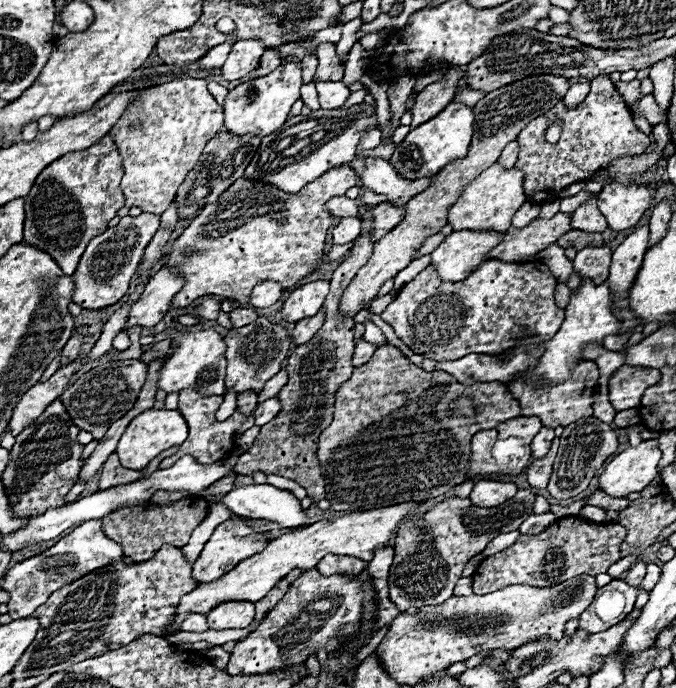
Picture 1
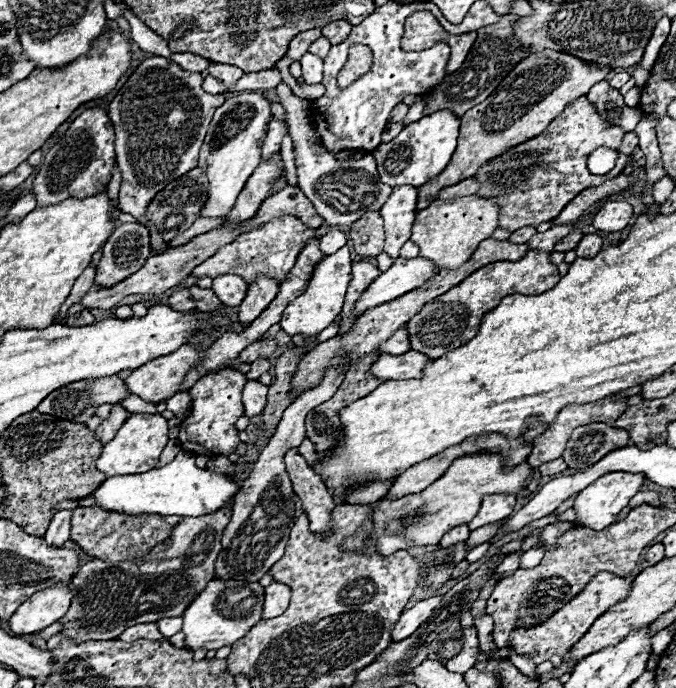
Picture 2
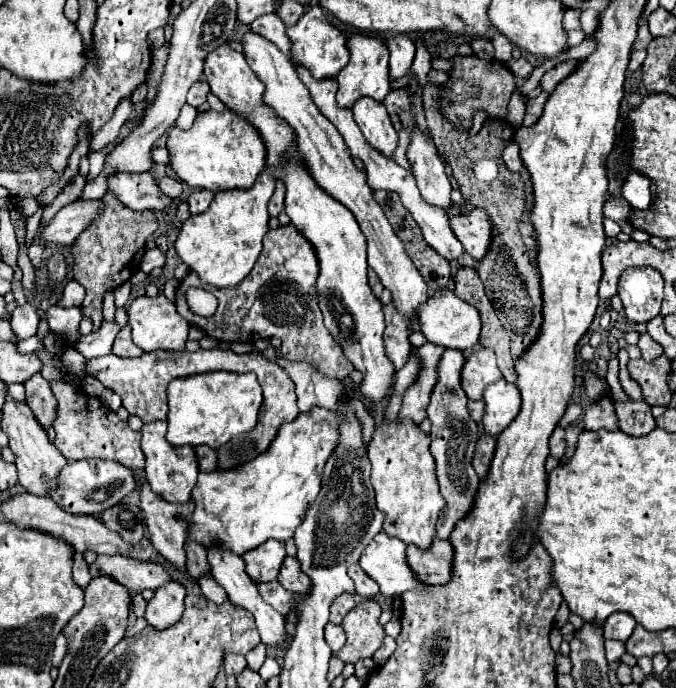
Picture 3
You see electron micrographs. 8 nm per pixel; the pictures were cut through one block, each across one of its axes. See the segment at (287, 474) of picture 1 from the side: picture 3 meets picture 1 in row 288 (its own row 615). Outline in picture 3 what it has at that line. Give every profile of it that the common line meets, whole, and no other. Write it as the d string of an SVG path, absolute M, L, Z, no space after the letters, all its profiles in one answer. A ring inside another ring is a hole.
M342 594L342 596L338 596L338 598L332 602L332 606L330 606L330 622L332 622L332 624L340 624L342 618L346 616L346 612L350 612L354 606L356 606L356 602L354 602L354 596L352 596L352 594Z

